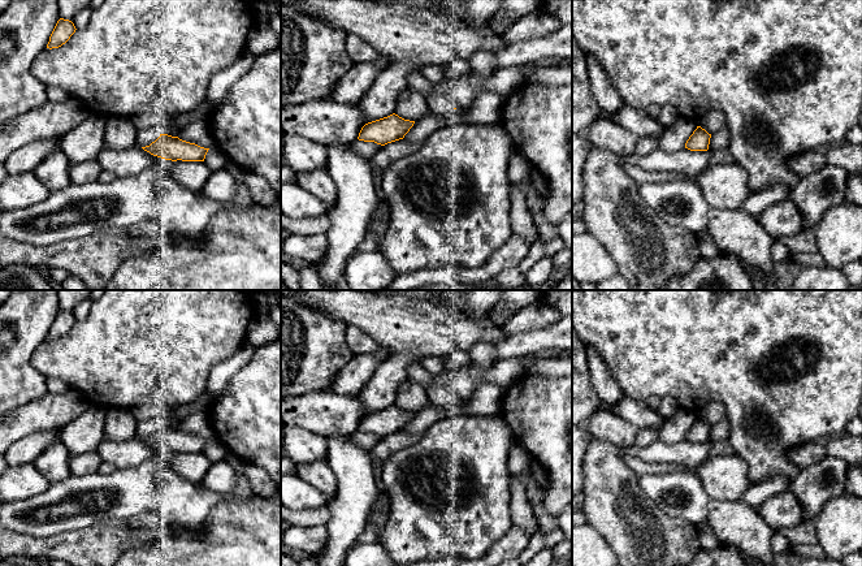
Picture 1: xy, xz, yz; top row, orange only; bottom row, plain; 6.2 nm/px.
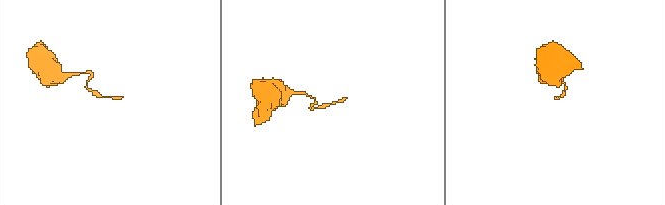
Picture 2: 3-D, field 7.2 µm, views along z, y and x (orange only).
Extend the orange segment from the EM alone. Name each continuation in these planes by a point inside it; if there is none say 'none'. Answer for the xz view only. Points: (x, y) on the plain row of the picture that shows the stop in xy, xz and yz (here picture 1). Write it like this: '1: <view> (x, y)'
none

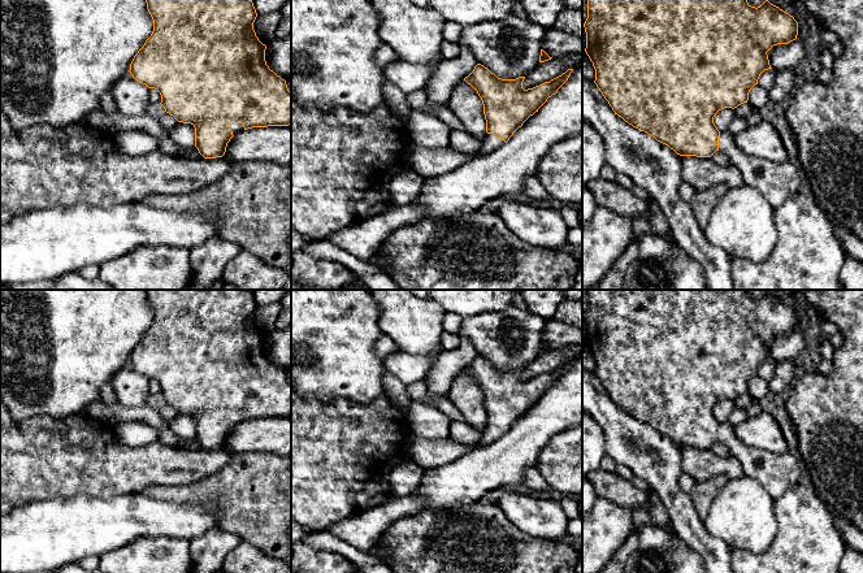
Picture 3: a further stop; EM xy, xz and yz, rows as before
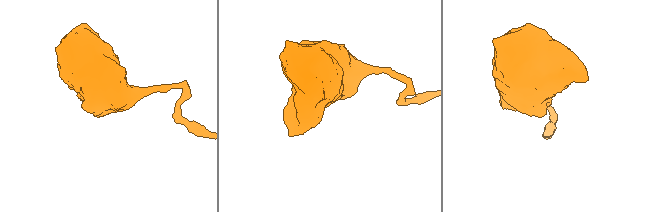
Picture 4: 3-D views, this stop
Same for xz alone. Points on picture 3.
1: xz (490, 434)

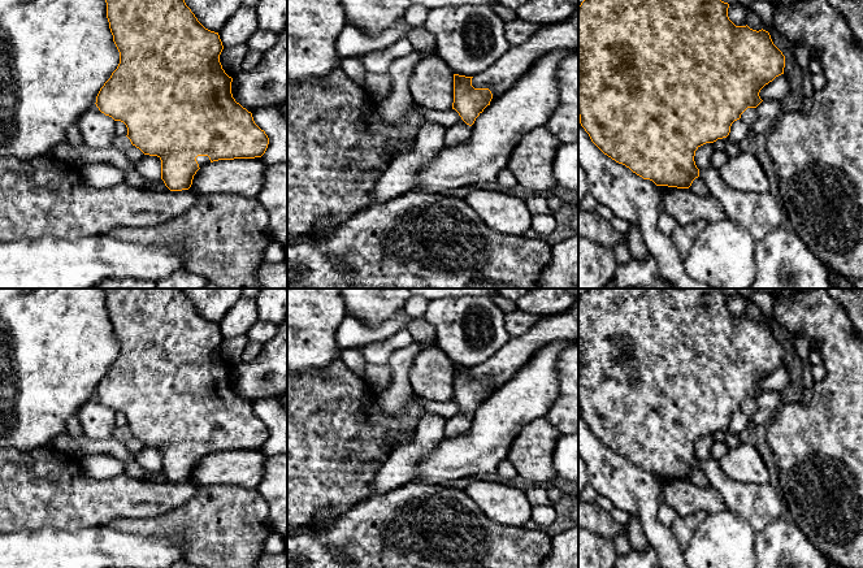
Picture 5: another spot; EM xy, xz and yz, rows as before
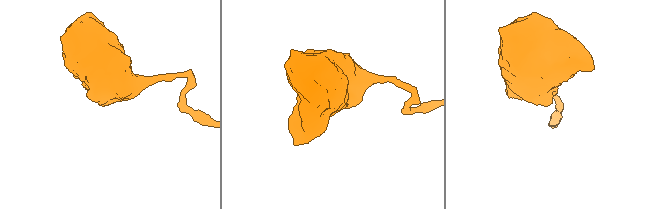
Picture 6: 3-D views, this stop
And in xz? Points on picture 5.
1: xz (459, 425)

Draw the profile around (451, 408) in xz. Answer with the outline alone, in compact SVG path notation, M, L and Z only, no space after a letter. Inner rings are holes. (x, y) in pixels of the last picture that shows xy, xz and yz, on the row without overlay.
M413 394L419 403L428 411L439 415L444 419L455 417L464 413L455 400L450 402L433 402L426 398Z

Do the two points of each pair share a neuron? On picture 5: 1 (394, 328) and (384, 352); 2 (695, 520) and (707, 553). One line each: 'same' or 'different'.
1: different
2: different

